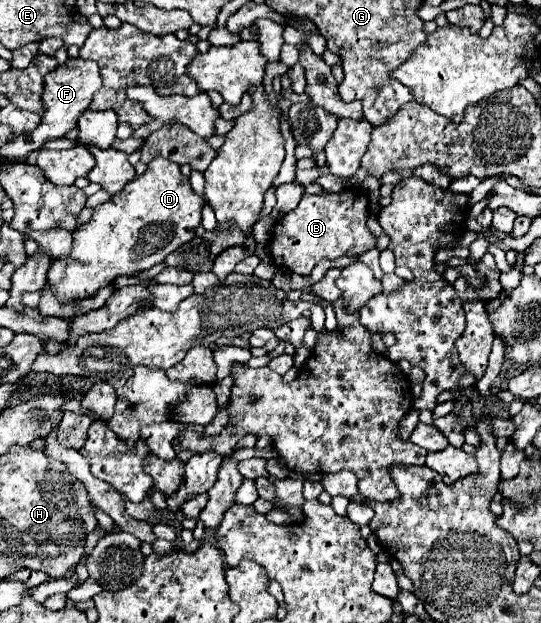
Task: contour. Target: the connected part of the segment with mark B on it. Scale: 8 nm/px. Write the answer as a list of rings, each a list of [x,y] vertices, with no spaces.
[[[352,187],[340,193],[302,195],[300,205],[276,221],[272,237],[268,241],[270,259],[274,265],[292,273],[308,277],[318,261],[334,261],[342,255],[360,255],[376,247],[376,237],[366,227],[368,219],[368,195]]]

